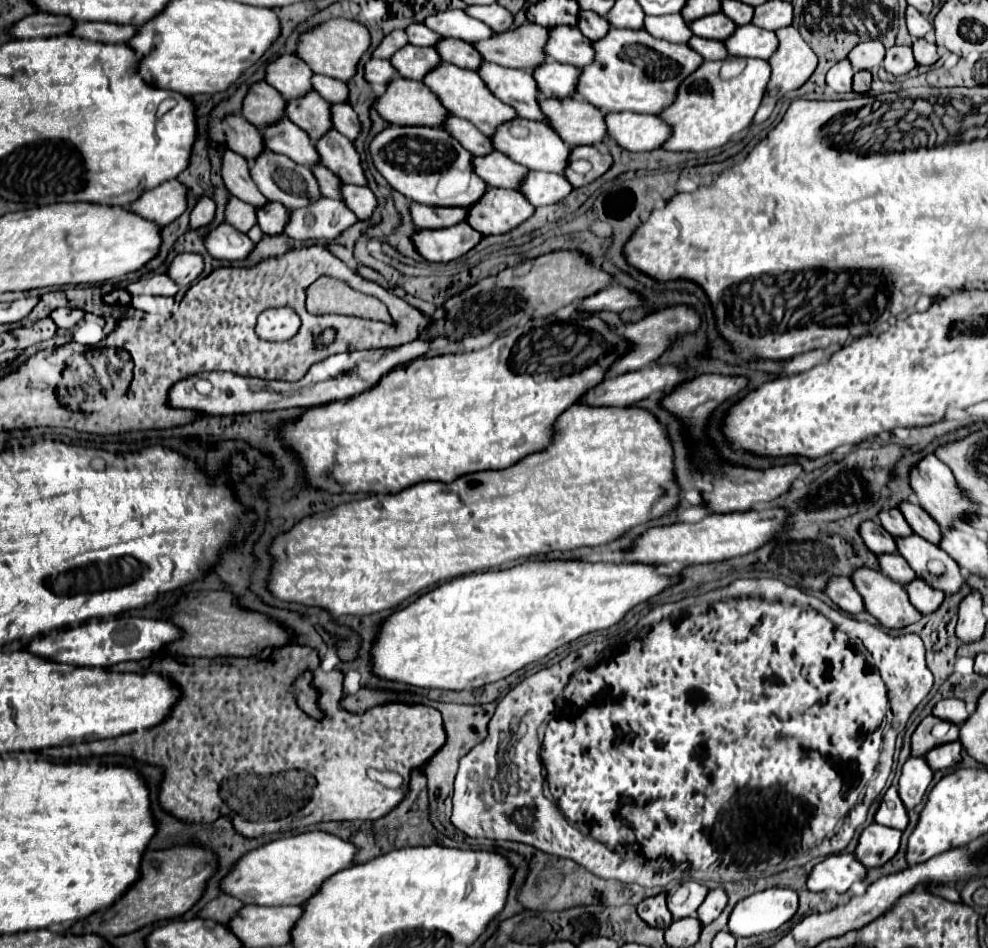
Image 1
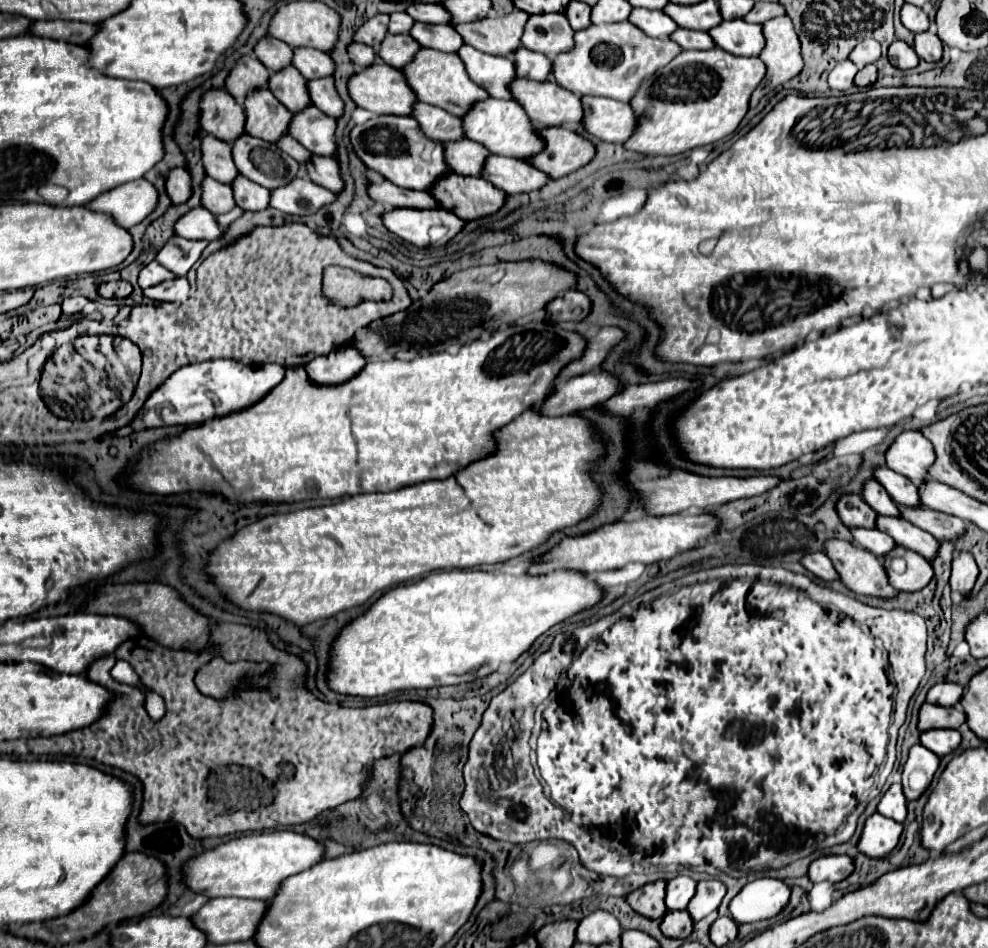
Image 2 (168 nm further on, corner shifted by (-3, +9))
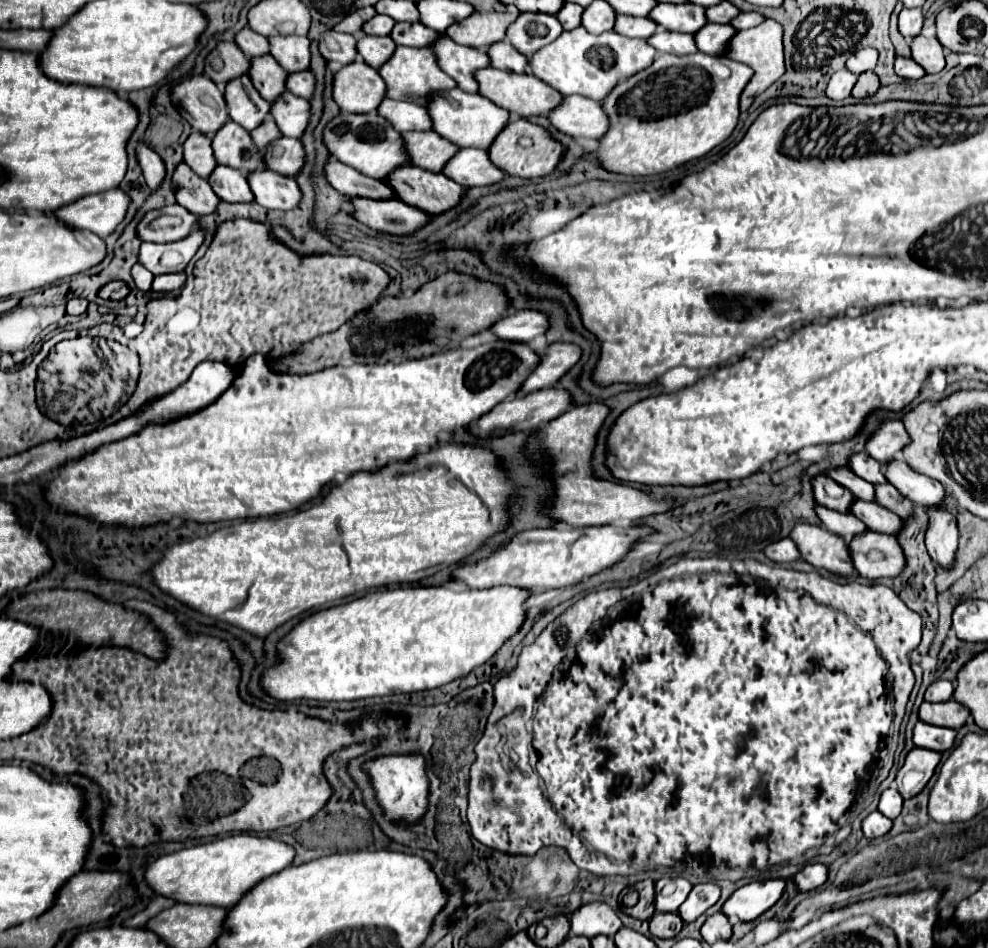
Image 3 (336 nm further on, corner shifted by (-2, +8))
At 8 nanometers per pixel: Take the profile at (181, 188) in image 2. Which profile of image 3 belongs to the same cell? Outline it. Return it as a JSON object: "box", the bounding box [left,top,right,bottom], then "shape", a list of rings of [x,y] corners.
{"box":[135,141,165,189],"shape":[[[143,141],[137,143],[135,147],[135,155],[137,155],[137,161],[139,161],[139,167],[143,171],[143,177],[145,177],[145,183],[151,187],[151,189],[157,189],[165,177],[165,165],[161,161],[161,157],[149,149]]]}

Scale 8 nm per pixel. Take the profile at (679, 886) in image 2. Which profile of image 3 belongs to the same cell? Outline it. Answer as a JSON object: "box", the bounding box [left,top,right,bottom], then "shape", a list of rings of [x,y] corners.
{"box":[655,877,691,913],"shape":[[[683,877],[655,881],[655,909],[675,913],[679,905],[687,899],[689,891],[691,891],[691,883]]]}

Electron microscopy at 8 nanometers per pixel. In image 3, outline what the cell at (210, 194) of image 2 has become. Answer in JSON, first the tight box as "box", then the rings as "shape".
{"box":[173,163,219,215],"shape":[[[179,163],[173,171],[173,183],[177,187],[175,199],[181,207],[195,215],[209,215],[217,209],[219,197],[213,193],[213,189],[207,185],[203,177],[193,173],[189,165]]]}

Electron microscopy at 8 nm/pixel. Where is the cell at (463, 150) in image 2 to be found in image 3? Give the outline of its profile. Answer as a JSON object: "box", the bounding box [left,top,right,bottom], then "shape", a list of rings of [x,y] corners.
{"box":[403,131,459,173],"shape":[[[435,131],[427,133],[403,133],[407,153],[411,153],[411,165],[439,173],[445,163],[459,151],[451,141],[439,137]]]}

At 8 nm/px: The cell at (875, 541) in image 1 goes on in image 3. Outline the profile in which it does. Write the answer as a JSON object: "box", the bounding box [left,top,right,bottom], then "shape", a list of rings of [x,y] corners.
{"box":[811,475,855,513],"shape":[[[825,475],[813,477],[813,479],[811,479],[811,487],[813,487],[815,501],[817,501],[819,505],[825,505],[825,507],[835,509],[835,511],[841,511],[841,513],[847,513],[849,507],[851,507],[851,501],[855,499],[849,489],[841,487],[839,483],[831,481],[831,479],[825,477]]]}

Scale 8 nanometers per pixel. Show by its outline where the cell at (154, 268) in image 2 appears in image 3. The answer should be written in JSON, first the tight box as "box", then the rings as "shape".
{"box":[131,263,153,291],"shape":[[[135,263],[131,267],[131,277],[135,281],[135,285],[141,289],[141,291],[149,291],[151,289],[151,281],[153,281],[153,273],[147,271],[141,263]]]}

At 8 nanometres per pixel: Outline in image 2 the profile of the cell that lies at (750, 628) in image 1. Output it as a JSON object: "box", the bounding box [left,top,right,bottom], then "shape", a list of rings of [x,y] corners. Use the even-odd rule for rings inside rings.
{"box":[460,564,926,878],"shape":[[[726,564],[704,572],[692,572],[686,578],[664,584],[658,590],[646,592],[644,596],[628,602],[618,614],[634,616],[622,616],[618,622],[610,622],[610,618],[606,618],[594,624],[590,630],[584,628],[570,634],[556,634],[552,648],[540,654],[512,686],[492,698],[480,728],[470,740],[468,759],[463,767],[465,788],[460,798],[460,808],[466,812],[470,824],[478,832],[512,844],[558,838],[572,844],[578,850],[582,864],[592,872],[616,878],[628,874],[652,874],[668,864],[698,868],[714,876],[728,874],[740,878],[772,866],[776,860],[782,862],[782,858],[790,858],[798,850],[804,850],[806,854],[824,846],[842,844],[852,838],[856,822],[850,814],[856,812],[856,816],[860,816],[864,812],[866,804],[878,796],[890,770],[893,770],[898,732],[906,720],[908,702],[926,672],[926,624],[922,616],[902,610],[872,608],[850,596],[820,586],[804,574],[756,564]],[[688,580],[700,582],[692,586],[680,586],[688,584]],[[584,642],[588,646],[580,652],[580,644]],[[564,672],[566,678],[562,680],[562,690],[552,696],[550,706],[544,710],[546,728],[538,736],[536,748],[540,774],[550,786],[550,802],[550,798],[543,794],[542,785],[530,764],[528,738],[534,726],[536,706],[550,697]],[[484,772],[488,772],[488,776],[484,776]],[[492,792],[496,796],[492,796]],[[846,824],[850,824],[850,832],[846,832]]]}

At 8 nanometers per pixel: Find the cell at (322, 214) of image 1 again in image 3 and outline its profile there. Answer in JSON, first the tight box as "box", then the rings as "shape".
{"box":[247,169,301,211],"shape":[[[261,169],[259,173],[249,173],[247,183],[255,197],[253,201],[265,209],[289,211],[289,209],[295,209],[301,199],[301,191],[295,179],[283,177],[269,169],[265,171]]]}

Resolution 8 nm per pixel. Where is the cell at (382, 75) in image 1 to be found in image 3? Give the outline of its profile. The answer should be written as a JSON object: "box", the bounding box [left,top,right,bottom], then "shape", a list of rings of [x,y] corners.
{"box":[319,29,357,65],"shape":[[[329,29],[327,33],[323,33],[323,37],[319,39],[319,53],[323,55],[323,59],[329,61],[337,61],[341,65],[347,65],[355,59],[357,55],[357,39],[349,33],[339,33]]]}

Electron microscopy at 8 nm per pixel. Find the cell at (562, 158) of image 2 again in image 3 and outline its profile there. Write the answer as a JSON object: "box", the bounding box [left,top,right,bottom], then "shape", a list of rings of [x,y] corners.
{"box":[489,119,565,179],"shape":[[[517,119],[517,121],[509,121],[503,127],[503,133],[499,133],[499,137],[495,137],[495,141],[489,149],[489,159],[493,161],[495,167],[499,167],[507,175],[535,179],[535,177],[545,177],[545,175],[553,173],[555,165],[563,157],[563,151],[565,151],[565,147],[561,143],[553,141],[551,135],[543,127],[533,125],[525,119]]]}

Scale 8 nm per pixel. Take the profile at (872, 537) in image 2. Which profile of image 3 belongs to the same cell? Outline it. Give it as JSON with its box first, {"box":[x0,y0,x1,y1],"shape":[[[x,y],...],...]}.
{"box":[815,503,867,541],"shape":[[[815,503],[815,513],[821,521],[821,527],[825,527],[827,531],[831,531],[835,535],[841,535],[845,541],[849,541],[857,533],[867,531],[867,527],[861,521],[857,521],[851,513],[839,513],[839,511],[821,507],[817,503]]]}

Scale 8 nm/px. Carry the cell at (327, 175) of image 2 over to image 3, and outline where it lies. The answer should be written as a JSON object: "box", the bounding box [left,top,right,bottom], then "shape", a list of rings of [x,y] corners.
{"box":[265,137,303,177],"shape":[[[279,137],[265,149],[267,169],[293,177],[303,167],[303,145],[291,137]]]}

